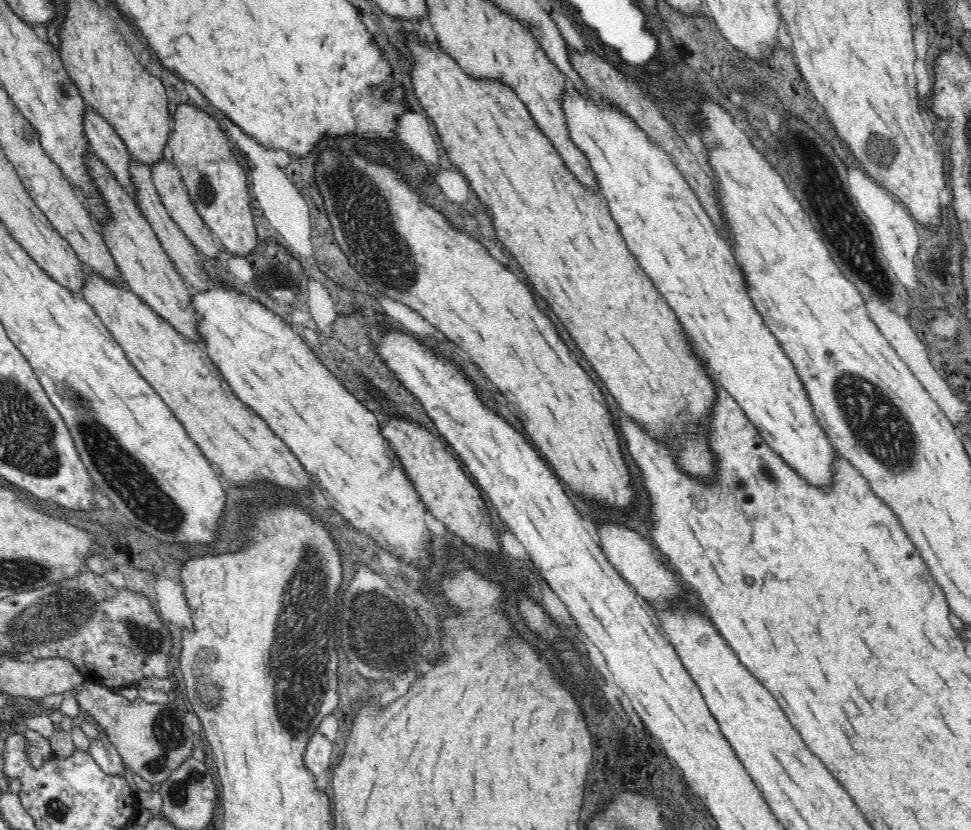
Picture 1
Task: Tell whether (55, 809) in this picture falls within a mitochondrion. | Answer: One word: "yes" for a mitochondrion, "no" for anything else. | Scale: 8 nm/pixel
yes

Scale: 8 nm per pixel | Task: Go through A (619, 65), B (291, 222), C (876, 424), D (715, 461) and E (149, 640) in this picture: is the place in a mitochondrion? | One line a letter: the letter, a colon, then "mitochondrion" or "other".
A: other
B: other
C: mitochondrion
D: other
E: mitochondrion

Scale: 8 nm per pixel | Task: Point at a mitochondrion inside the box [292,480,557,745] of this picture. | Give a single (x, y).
(378, 636)

